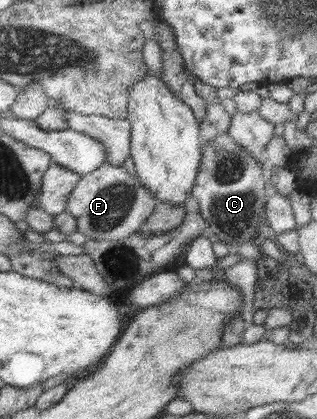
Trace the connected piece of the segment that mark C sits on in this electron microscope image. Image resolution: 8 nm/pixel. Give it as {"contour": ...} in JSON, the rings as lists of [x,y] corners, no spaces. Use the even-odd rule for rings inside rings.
{"contour":[[[228,132],[216,135],[212,143],[203,146],[196,179],[190,198],[198,203],[198,213],[207,224],[207,233],[234,249],[244,242],[253,242],[260,227],[265,224],[264,186],[265,173],[261,161],[254,160],[248,152],[236,145]]]}

